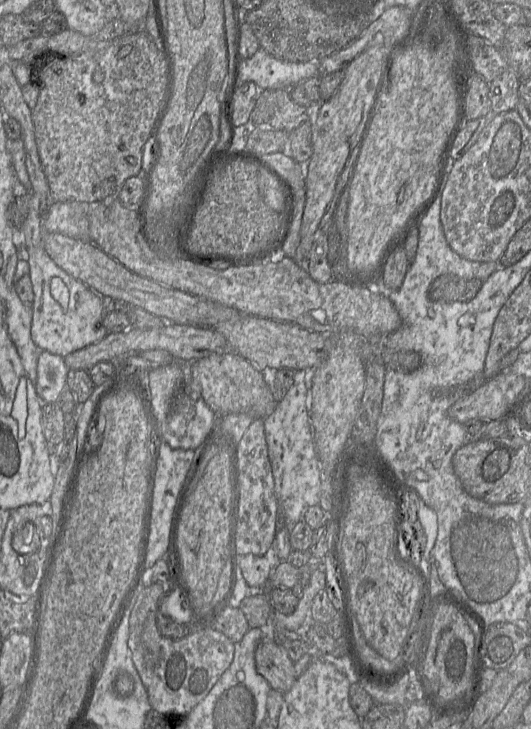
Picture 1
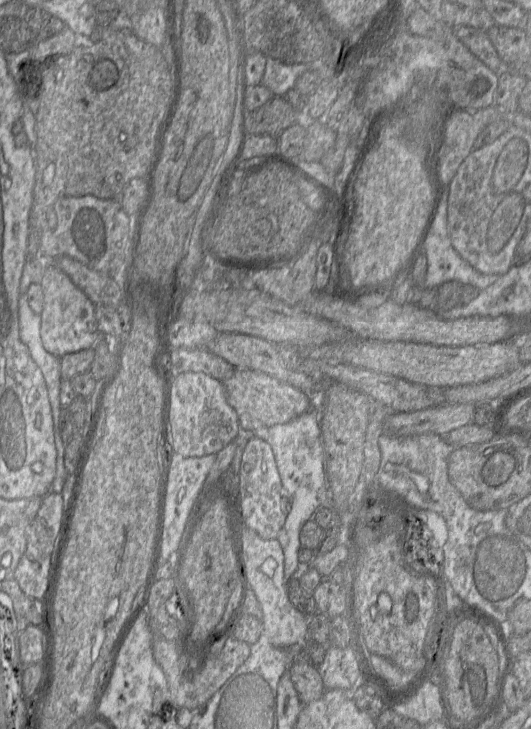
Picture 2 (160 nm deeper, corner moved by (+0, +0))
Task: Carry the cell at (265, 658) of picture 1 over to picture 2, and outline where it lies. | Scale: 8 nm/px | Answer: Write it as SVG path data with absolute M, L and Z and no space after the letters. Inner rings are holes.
M294 661L288 671L299 698L304 704L316 701L325 694L327 689L317 668L307 662Z

